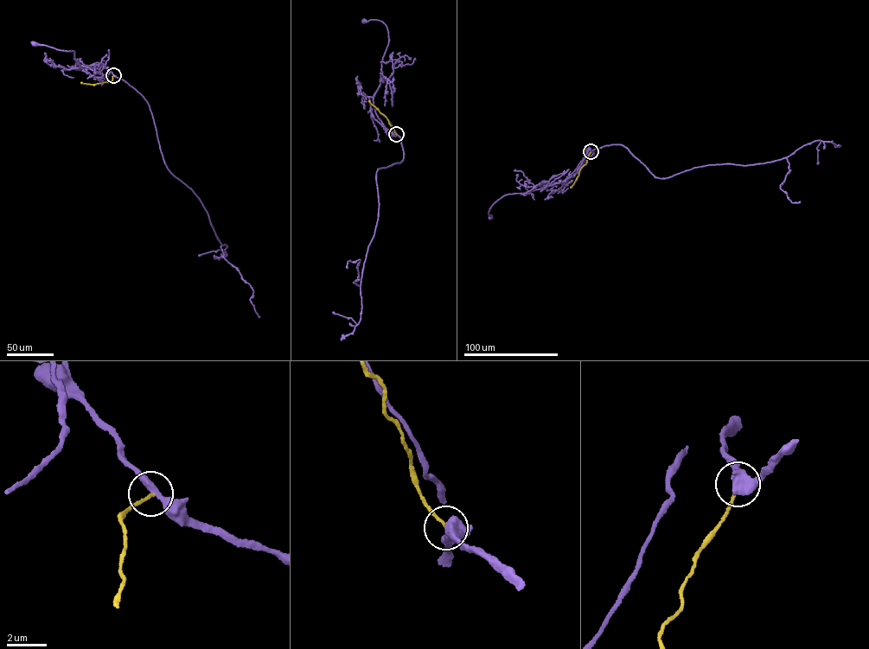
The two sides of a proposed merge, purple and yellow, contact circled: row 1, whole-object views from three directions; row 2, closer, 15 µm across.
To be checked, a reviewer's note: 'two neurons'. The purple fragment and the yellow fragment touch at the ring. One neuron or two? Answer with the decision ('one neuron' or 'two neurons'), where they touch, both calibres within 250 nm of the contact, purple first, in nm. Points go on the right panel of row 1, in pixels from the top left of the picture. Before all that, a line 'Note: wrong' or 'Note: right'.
Note: right
two neurons; place (591, 151); calibres 360 and 140 nm

